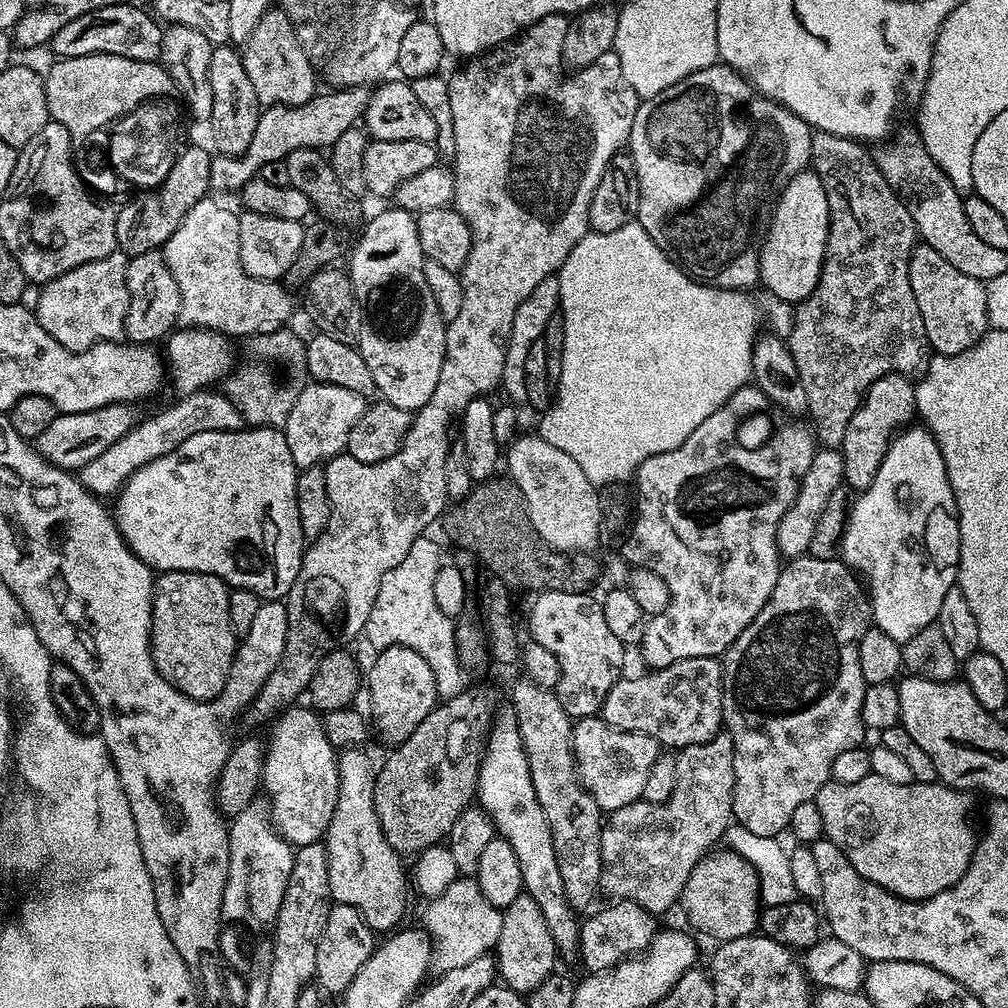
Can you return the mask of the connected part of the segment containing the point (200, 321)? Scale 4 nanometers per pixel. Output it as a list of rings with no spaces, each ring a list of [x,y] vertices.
[[[205,198],[197,202],[194,210],[182,218],[178,230],[170,234],[162,249],[168,269],[178,282],[178,294],[182,294],[180,320],[194,328],[212,328],[216,332],[223,332],[229,338],[253,338],[285,327],[292,316],[292,296],[287,292],[289,289],[280,280],[254,278],[245,270],[238,246],[239,215],[212,199],[216,198]]]

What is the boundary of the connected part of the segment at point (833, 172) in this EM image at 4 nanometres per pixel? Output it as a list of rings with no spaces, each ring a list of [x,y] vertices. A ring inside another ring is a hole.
[[[813,131],[812,141],[810,142],[810,154],[812,155],[810,168],[811,171],[818,174],[828,199],[828,241],[826,242],[826,254],[822,262],[818,286],[814,286],[812,293],[805,300],[795,305],[792,330],[786,337],[786,343],[794,358],[794,366],[798,366],[798,378],[802,378],[802,386],[806,386],[807,415],[812,416],[813,421],[811,420],[811,423],[814,425],[814,435],[825,448],[840,448],[843,445],[846,426],[850,426],[850,418],[854,418],[854,414],[859,410],[860,404],[864,400],[865,392],[875,380],[885,376],[888,372],[912,374],[916,367],[918,367],[917,369],[921,367],[922,361],[925,359],[924,352],[926,353],[928,348],[928,340],[924,336],[924,327],[922,326],[922,314],[918,314],[918,302],[914,302],[914,290],[910,290],[910,274],[908,273],[912,249],[918,243],[916,223],[907,203],[888,185],[886,178],[881,174],[873,153],[867,152],[864,148],[867,147],[861,141],[829,132]]]

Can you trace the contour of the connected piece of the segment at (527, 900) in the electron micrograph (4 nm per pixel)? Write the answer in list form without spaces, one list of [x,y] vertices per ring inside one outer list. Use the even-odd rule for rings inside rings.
[[[526,894],[514,898],[508,908],[503,909],[503,914],[502,934],[498,934],[494,949],[494,963],[499,979],[518,993],[533,992],[544,979],[553,975],[555,968],[552,967],[558,964],[558,953],[550,934],[550,926],[546,926],[546,918],[542,918],[538,902]]]

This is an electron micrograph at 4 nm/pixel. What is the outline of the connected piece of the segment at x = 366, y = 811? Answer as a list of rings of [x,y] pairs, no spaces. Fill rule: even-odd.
[[[360,746],[343,749],[337,755],[338,800],[330,826],[322,841],[328,855],[330,894],[333,901],[354,906],[372,928],[373,933],[388,934],[401,923],[408,904],[410,880],[404,877],[404,864],[399,852],[391,848],[379,824],[374,806],[374,786],[377,769]]]

